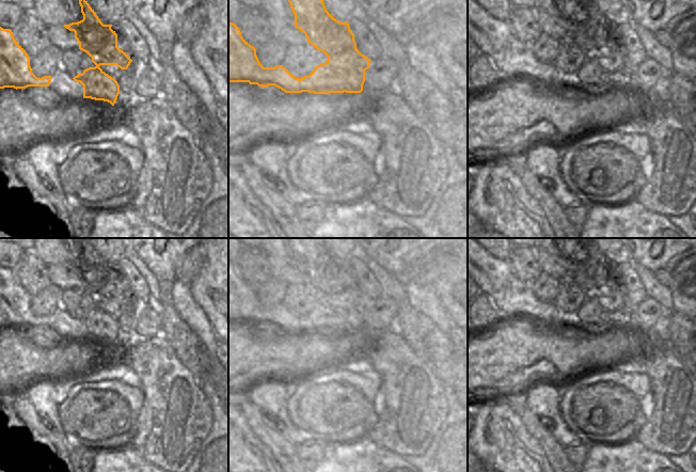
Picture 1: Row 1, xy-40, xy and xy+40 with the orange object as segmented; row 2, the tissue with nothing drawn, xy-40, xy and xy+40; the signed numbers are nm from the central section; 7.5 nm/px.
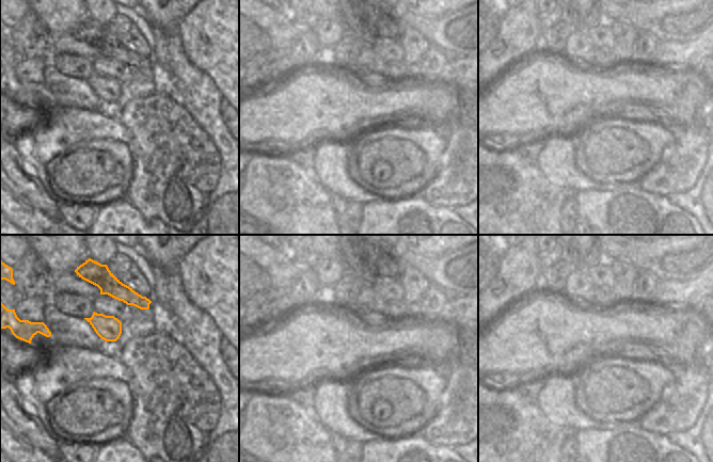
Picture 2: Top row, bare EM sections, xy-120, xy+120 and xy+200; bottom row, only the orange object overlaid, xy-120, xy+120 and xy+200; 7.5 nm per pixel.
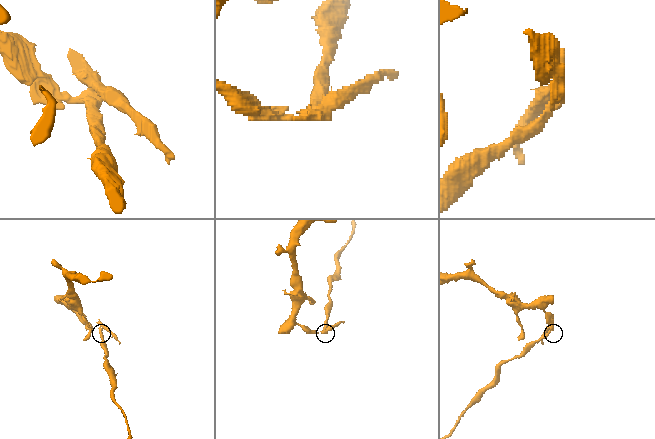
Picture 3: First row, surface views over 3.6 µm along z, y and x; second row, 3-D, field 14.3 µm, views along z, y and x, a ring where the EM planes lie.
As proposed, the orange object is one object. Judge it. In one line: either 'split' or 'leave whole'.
split

